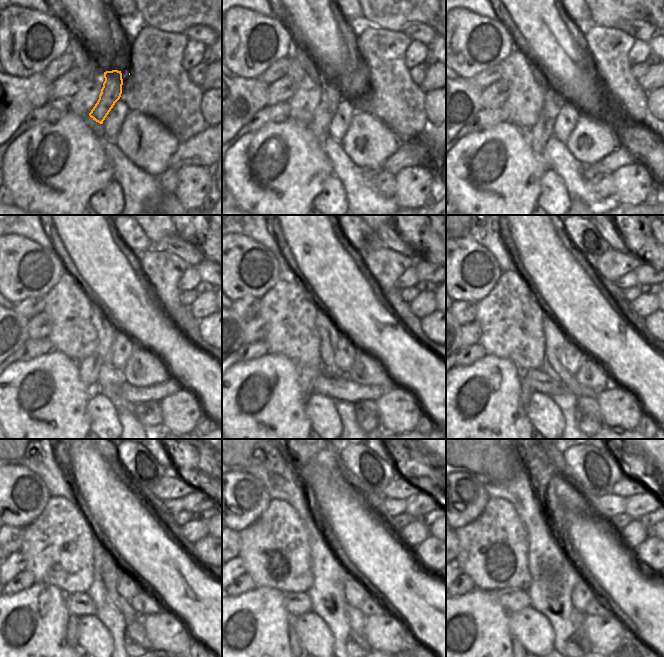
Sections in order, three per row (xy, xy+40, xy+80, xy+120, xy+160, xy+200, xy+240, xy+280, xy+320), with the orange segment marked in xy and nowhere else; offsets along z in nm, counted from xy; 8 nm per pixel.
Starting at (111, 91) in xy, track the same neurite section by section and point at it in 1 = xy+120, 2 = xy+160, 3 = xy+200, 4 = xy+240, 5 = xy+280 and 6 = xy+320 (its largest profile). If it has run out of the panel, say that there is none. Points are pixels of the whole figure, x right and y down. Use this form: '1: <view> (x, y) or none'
1: xy+120 (89, 368)
2: xy+160 (307, 374)
3: xy+200 (526, 392)
4: xy+240 (73, 623)
5: xy+280 (294, 642)
6: xy+320 (515, 642)

